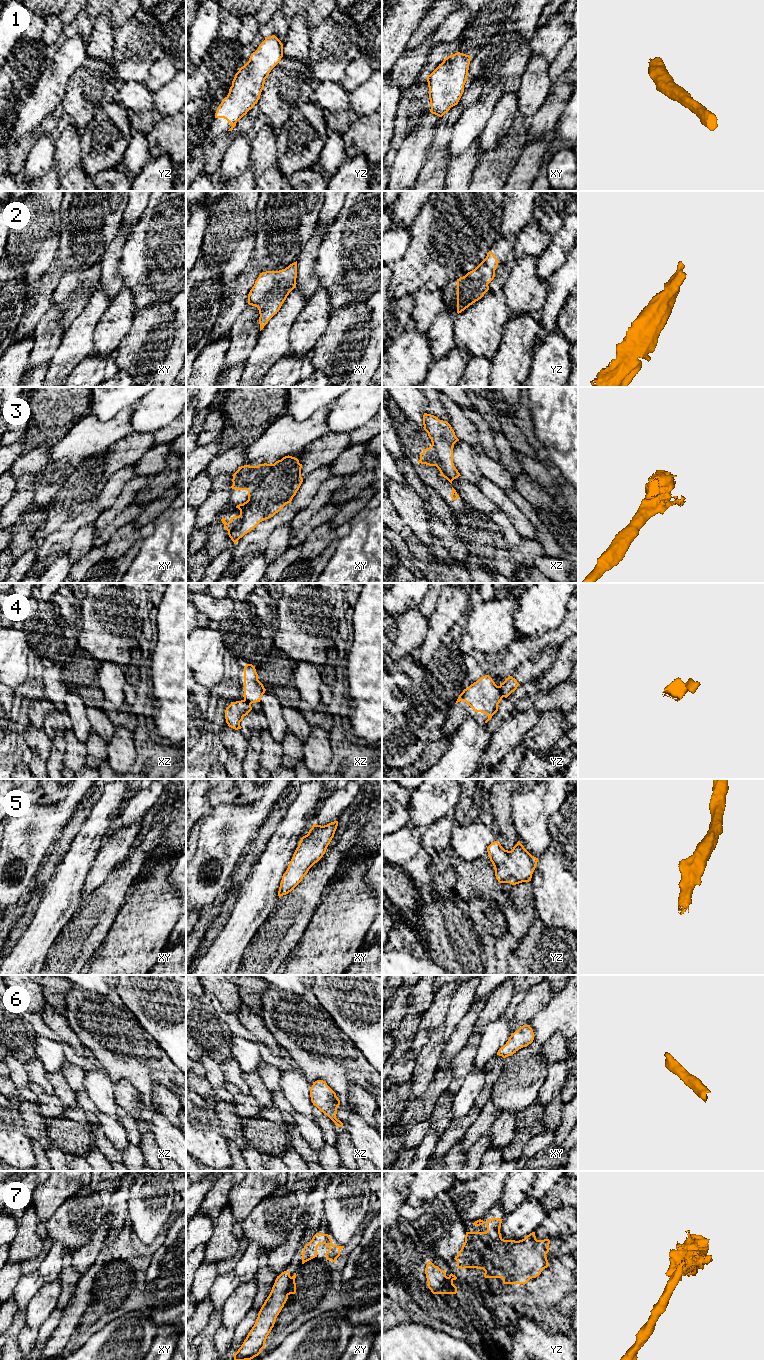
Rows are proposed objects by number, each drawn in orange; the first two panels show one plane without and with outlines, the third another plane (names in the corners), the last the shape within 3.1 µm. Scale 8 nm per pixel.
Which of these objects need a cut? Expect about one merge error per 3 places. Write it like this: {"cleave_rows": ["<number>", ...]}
{"cleave_rows": ["4", "7"]}

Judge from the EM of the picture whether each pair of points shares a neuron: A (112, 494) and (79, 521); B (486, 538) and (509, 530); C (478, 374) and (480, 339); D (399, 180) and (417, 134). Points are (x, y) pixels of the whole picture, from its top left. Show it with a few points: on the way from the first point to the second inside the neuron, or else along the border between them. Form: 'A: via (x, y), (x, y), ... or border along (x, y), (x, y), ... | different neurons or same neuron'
A: border along (95, 502), (102, 510) | different neurons
B: border along (487, 516), (497, 529) | different neurons
C: border along (472, 356), (484, 356), (491, 361) | different neurons
D: via (404, 169), (416, 145) | same neuron

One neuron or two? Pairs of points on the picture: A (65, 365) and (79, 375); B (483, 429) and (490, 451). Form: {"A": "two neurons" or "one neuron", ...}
{"A": "two neurons", "B": "one neuron"}

